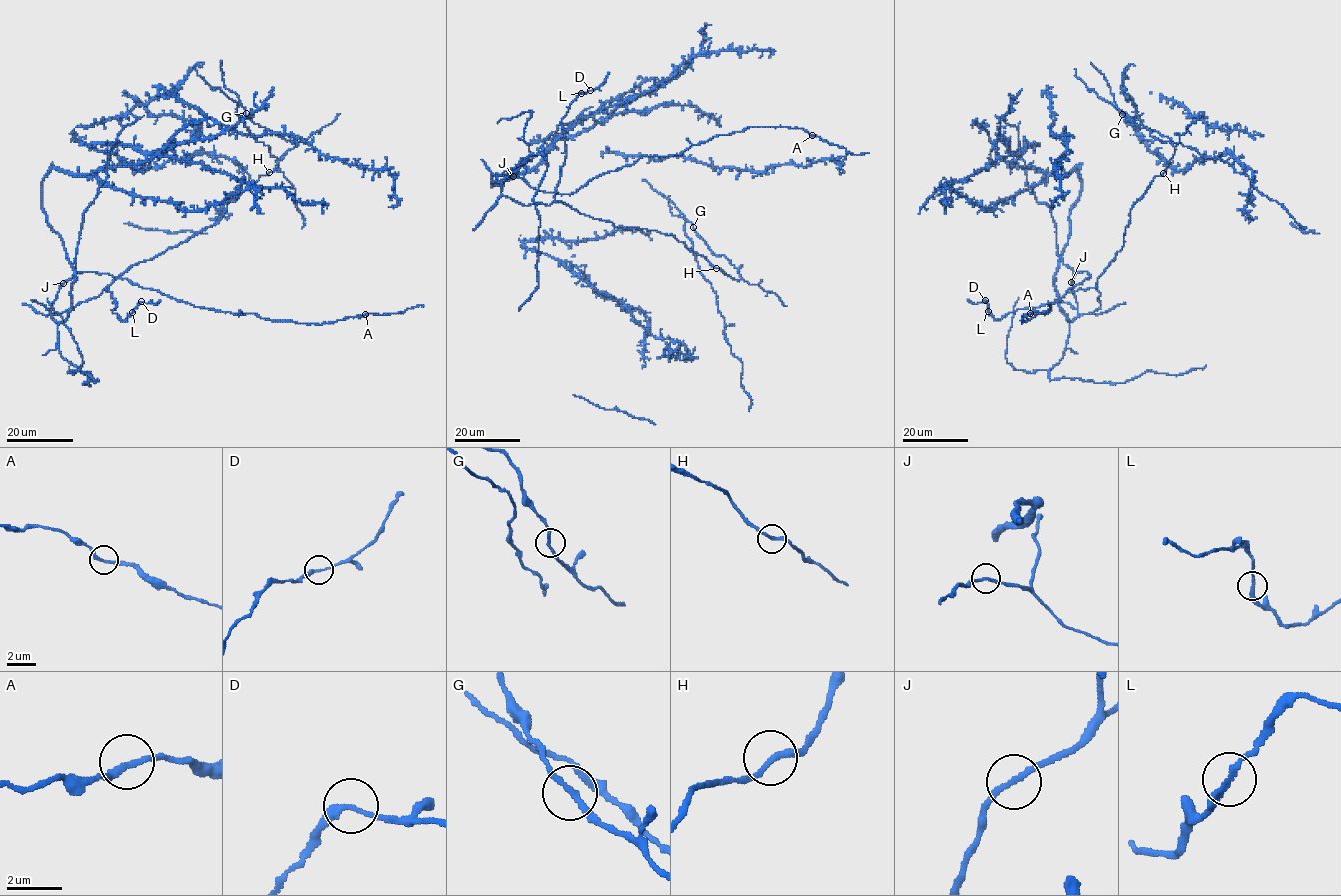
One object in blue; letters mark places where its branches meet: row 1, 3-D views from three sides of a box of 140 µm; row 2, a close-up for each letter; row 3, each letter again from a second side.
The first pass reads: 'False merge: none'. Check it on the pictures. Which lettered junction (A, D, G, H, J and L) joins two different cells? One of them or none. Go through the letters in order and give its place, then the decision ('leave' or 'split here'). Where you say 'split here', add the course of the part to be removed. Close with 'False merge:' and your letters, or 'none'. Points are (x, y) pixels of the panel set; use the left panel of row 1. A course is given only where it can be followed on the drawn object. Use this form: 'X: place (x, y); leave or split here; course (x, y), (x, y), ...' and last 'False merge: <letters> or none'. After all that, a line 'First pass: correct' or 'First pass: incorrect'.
A: place (365, 314); leave
D: place (141, 301); split here; course (142, 301), (155, 304), (161, 301)
G: place (246, 113); leave
H: place (269, 172); leave
J: place (63, 283); leave
L: place (132, 312); leave
False merge: D
First pass: incorrect

